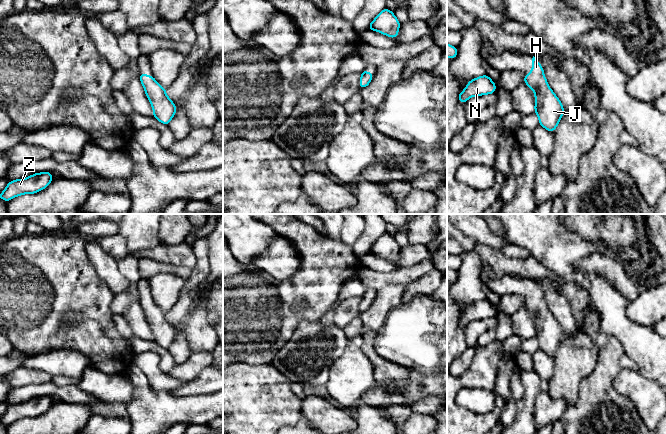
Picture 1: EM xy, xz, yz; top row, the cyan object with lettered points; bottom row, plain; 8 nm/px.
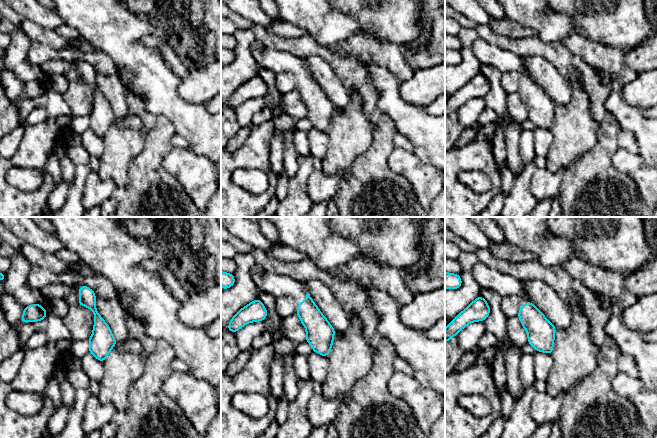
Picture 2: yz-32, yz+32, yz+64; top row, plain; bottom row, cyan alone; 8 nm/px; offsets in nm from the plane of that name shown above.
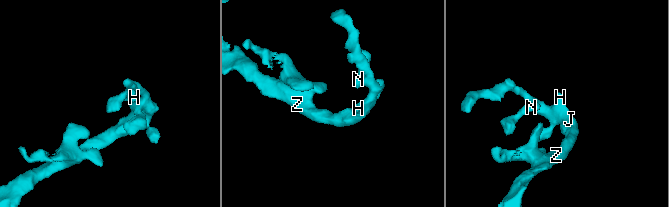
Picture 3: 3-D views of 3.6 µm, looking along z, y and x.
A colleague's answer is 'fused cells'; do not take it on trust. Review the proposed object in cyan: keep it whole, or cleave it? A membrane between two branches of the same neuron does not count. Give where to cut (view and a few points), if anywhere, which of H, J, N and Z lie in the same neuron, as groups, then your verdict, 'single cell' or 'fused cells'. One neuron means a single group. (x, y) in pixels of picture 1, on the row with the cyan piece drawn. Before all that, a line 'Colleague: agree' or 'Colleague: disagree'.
Colleague: disagree
cut none; groups H J N Z; single cell

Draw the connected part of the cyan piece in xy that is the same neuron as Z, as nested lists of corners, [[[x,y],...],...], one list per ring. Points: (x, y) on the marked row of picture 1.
[[[51,172],[35,173],[24,179],[17,179],[8,182],[0,198],[10,201],[14,197],[23,194],[34,194],[45,189],[53,180]]]

